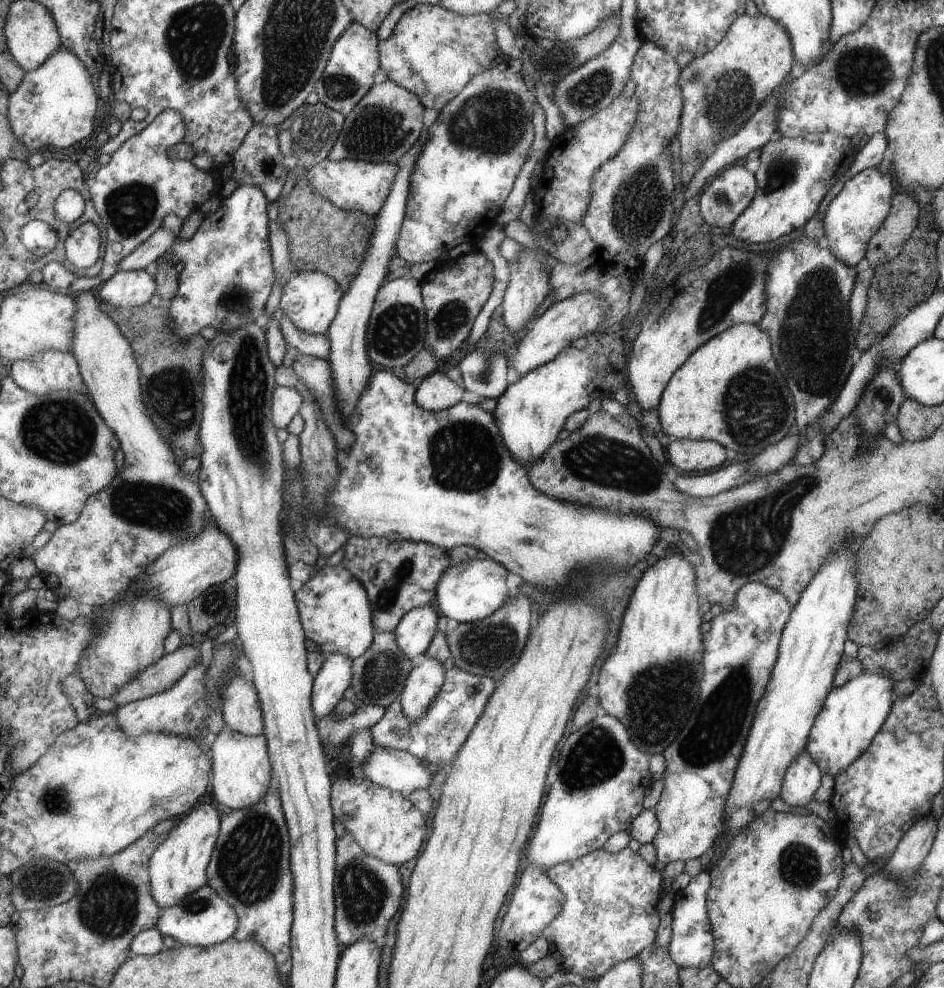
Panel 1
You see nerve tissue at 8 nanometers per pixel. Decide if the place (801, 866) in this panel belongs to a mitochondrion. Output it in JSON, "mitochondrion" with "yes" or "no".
{"mitochondrion":"yes"}

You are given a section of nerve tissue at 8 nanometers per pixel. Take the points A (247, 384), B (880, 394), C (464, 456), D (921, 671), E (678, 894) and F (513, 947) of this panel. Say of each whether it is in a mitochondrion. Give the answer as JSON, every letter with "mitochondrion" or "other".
{"A":"mitochondrion","B":"other","C":"mitochondrion","D":"other","E":"other","F":"other"}

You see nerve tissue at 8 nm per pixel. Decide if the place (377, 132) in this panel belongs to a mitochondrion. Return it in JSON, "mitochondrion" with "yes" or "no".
{"mitochondrion":"yes"}

